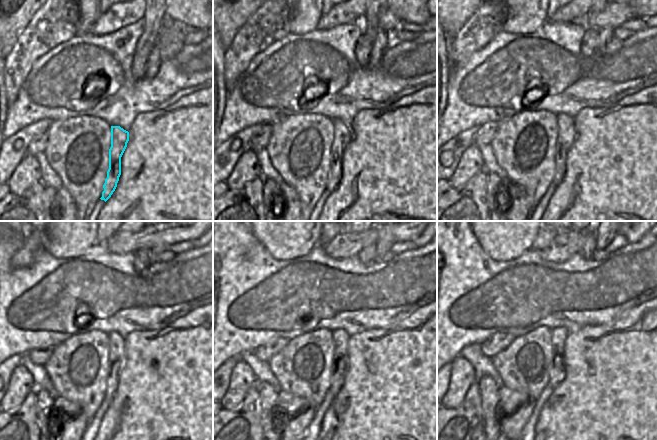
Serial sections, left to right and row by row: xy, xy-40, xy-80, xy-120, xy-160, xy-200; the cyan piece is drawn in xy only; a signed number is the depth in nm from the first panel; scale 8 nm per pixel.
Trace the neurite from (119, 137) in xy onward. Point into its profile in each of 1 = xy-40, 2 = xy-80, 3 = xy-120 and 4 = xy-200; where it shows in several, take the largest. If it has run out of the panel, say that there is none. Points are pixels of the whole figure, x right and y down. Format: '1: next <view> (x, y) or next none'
1: next xy-40 (343, 133)
2: next xy-80 (566, 135)
3: next xy-120 (116, 342)
4: next xy-200 (558, 335)

